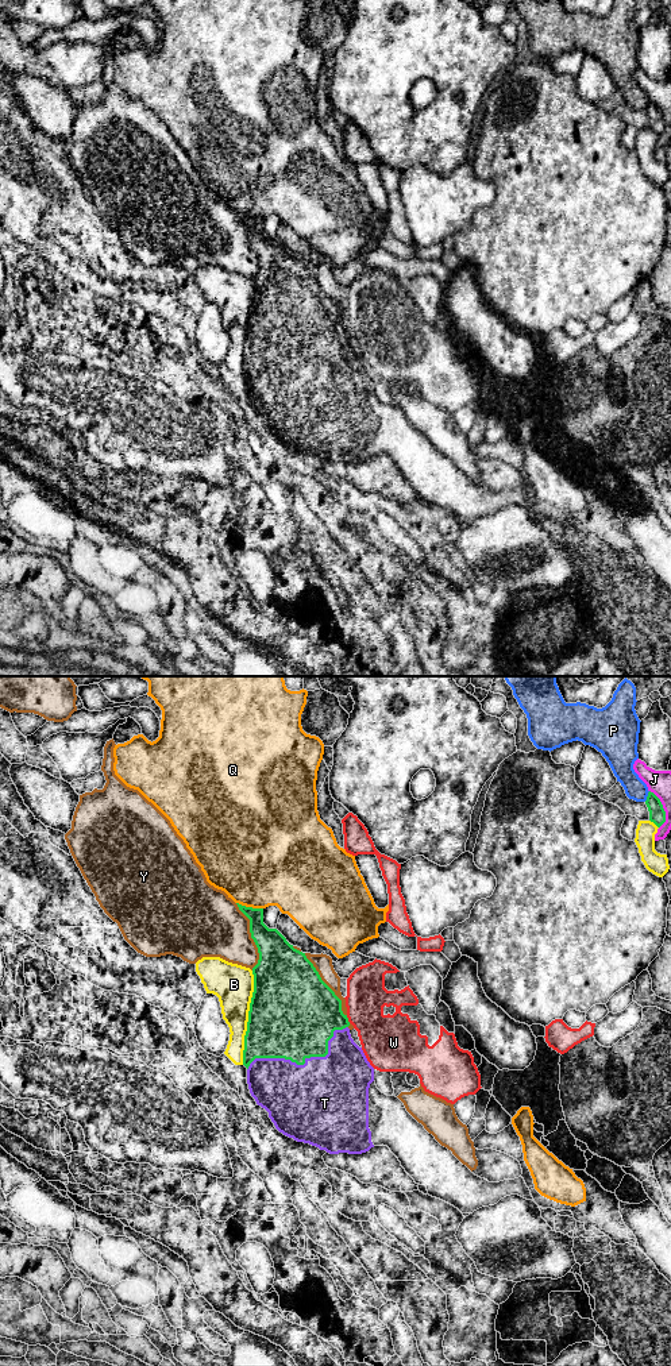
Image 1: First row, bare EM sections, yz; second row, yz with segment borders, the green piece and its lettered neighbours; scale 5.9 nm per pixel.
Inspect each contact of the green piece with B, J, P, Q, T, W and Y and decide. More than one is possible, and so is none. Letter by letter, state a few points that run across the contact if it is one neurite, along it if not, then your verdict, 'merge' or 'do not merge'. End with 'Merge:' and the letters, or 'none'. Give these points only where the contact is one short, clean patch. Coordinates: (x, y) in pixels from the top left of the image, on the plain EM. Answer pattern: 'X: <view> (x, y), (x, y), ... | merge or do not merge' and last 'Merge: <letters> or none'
B: do not merge
J: do not merge
P: do not merge
Q: do not merge
T: merge
W: do not merge
Y: do not merge
Merge: T

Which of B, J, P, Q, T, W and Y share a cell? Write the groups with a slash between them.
B / J / P / Q / T / W / Y

